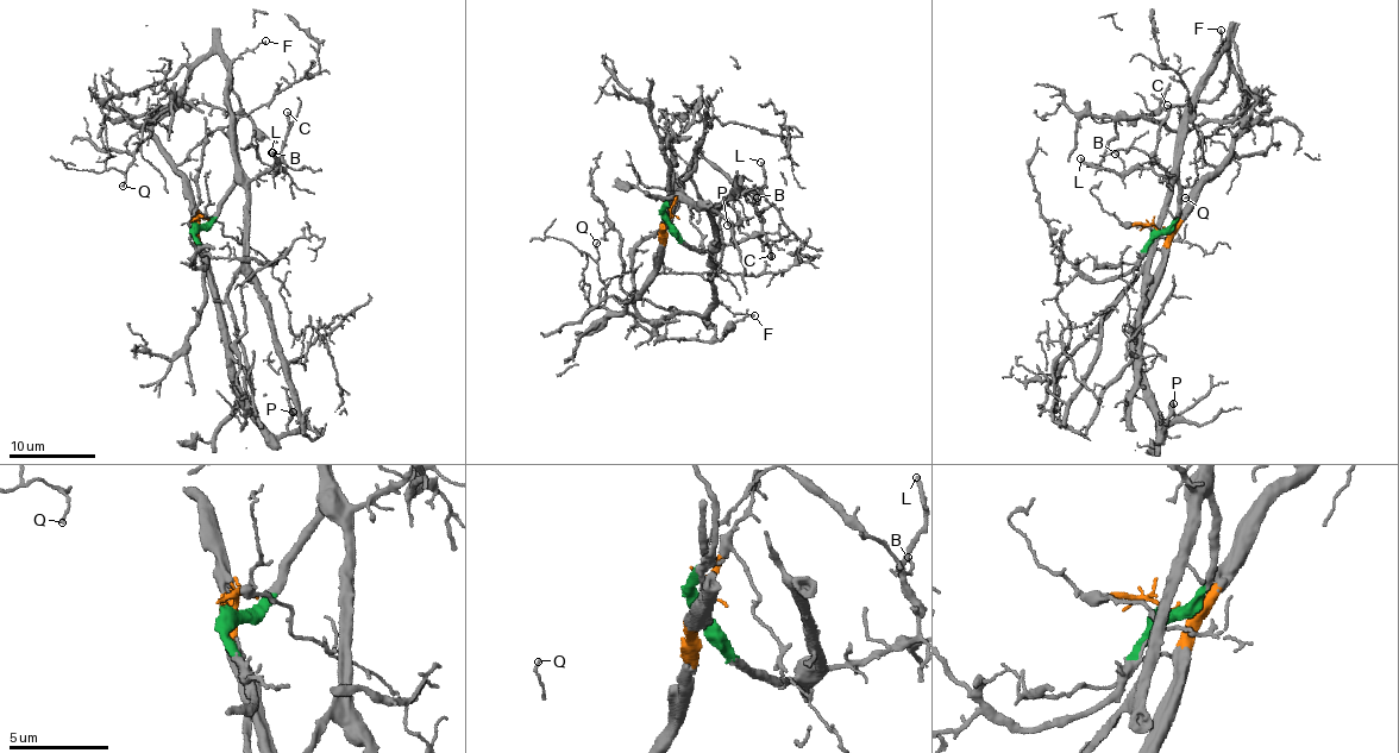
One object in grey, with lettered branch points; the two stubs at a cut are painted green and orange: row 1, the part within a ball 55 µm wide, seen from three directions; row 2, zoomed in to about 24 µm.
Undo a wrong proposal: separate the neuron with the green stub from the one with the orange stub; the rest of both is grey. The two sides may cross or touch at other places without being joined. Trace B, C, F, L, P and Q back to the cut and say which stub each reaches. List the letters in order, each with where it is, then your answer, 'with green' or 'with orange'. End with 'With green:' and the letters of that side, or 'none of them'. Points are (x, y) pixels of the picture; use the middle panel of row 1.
B: place (757, 198); with green
C: place (771, 256); with green
F: place (754, 315); with green
L: place (760, 162); with green
P: place (727, 225); with orange
Q: place (596, 243); with orange
With green: B, C, F, L

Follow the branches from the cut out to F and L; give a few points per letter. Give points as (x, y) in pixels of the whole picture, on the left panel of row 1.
F: (198, 224), (214, 215), (236, 175), (232, 113), (227, 100), (231, 64), (264, 42)
L: (198, 224), (214, 215), (217, 205), (238, 183), (276, 168), (283, 174), (276, 173), (281, 165), (270, 151)

